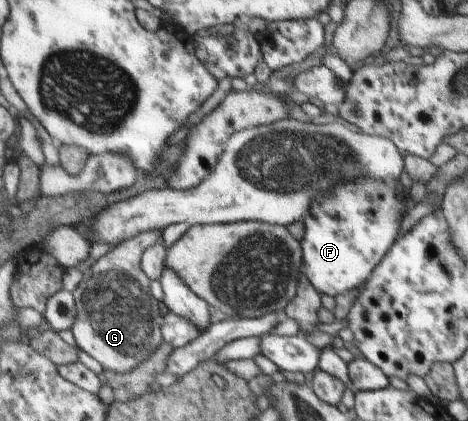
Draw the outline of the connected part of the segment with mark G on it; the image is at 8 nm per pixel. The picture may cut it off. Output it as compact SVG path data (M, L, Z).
M149 231L122 242L100 259L95 260L83 273L83 279L73 291L77 314L71 331L77 346L94 357L104 370L126 373L136 371L136 367L149 359L156 348L165 344L163 336L164 318L158 315L157 300L152 296L152 280L143 270L143 257L148 248L162 237L162 231Z

